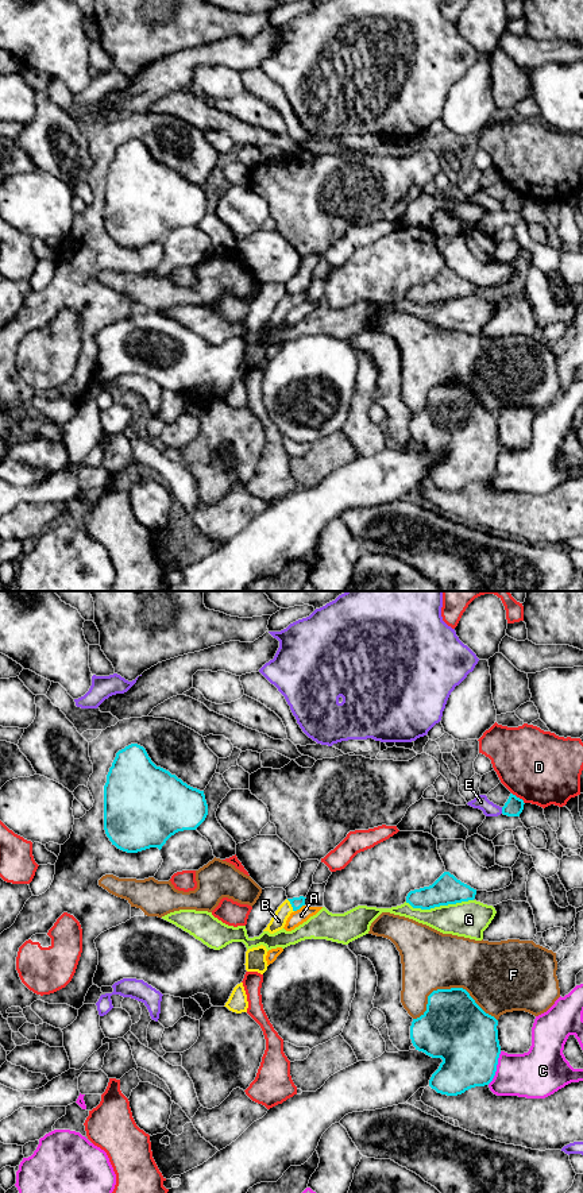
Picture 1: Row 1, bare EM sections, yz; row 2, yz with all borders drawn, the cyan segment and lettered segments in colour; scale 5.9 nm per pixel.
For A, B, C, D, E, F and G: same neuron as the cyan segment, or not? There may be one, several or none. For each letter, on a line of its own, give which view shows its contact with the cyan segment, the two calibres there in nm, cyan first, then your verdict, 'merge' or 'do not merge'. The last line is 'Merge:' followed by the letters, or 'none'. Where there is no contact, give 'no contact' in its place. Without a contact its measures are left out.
A: meets cyan in yz; 70 nm thick on the cyan side, 90 nm on the other; do not merge
B: meets cyan in yz; 70 nm thick on the cyan side, 90 nm on the other; merge
C: meets cyan in yz; 380 nm thick on the cyan side, 280 nm on the other; do not merge
D: meets cyan in yz; 110 nm thick on the cyan side, 440 nm on the other; do not merge
E: meets cyan in yz; 110 nm thick on the cyan side, 90 nm on the other; do not merge
F: meets cyan in yz; 400 nm thick on the cyan side, 360 nm on the other; do not merge
G: meets cyan in yz; 180 nm thick on the cyan side, 220 nm on the other; do not merge
Merge: B

